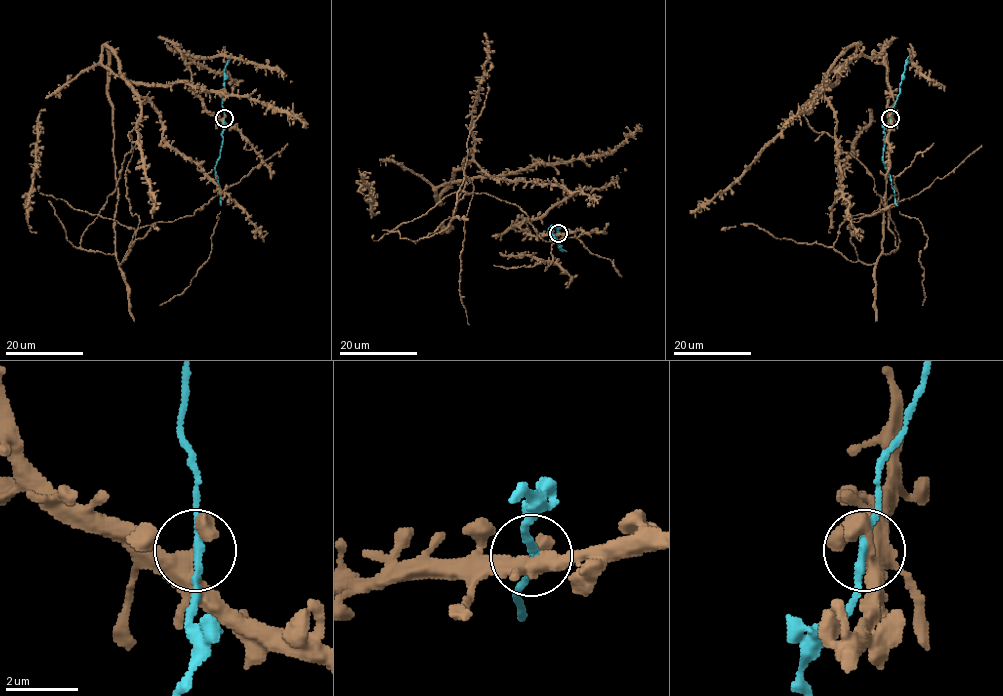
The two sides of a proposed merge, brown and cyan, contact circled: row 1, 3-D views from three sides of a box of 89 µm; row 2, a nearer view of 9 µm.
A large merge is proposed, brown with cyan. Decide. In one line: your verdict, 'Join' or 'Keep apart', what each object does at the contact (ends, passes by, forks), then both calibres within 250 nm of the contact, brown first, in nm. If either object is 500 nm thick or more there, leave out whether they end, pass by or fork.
Join. At the ring brown passes by. At the ring cyan passes by. Thickness 400 nm (brown) against 190 nm

